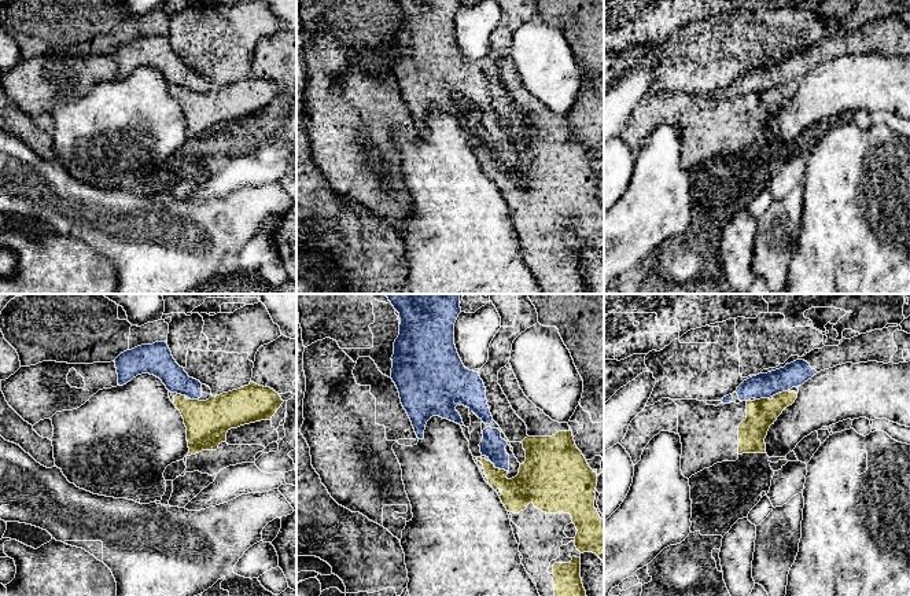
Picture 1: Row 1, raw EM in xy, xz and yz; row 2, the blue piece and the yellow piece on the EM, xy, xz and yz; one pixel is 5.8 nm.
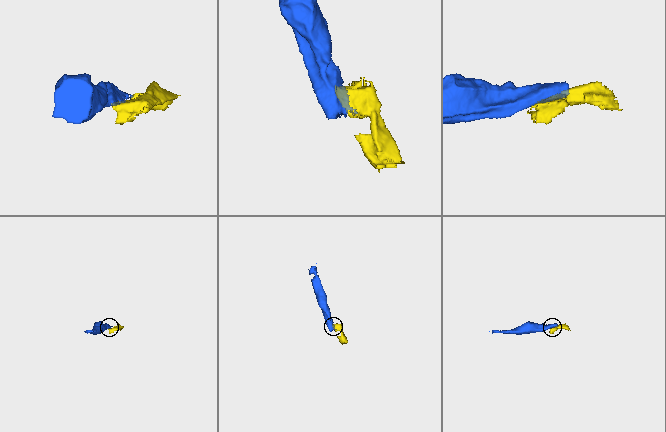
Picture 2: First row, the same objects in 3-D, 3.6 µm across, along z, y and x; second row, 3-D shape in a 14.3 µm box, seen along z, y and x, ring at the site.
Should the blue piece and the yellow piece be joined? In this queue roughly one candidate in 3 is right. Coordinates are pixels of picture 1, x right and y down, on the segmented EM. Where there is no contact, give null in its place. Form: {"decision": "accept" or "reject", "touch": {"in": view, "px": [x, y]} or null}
{"decision": "reject", "touch": {"in": "xz", "px": [498, 467]}}

